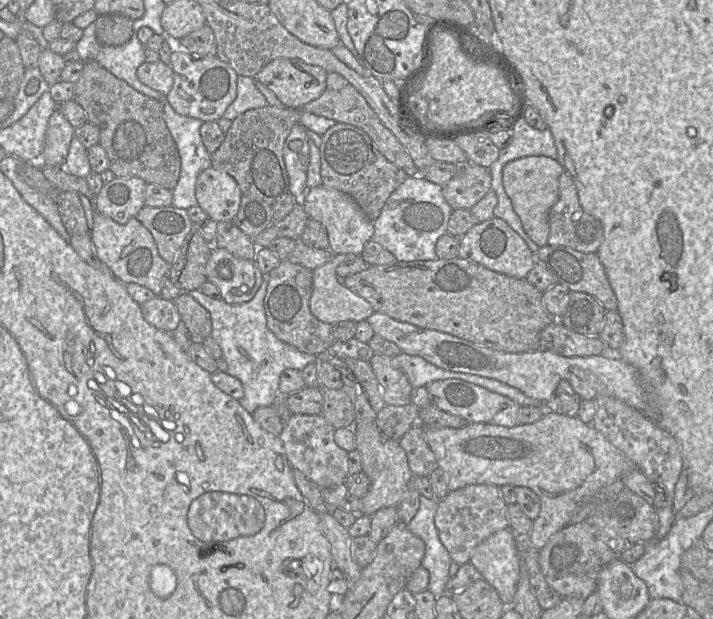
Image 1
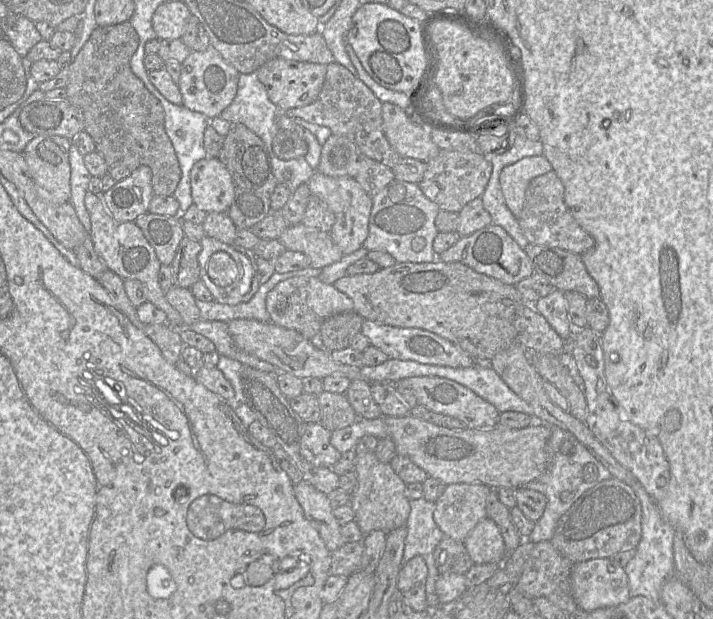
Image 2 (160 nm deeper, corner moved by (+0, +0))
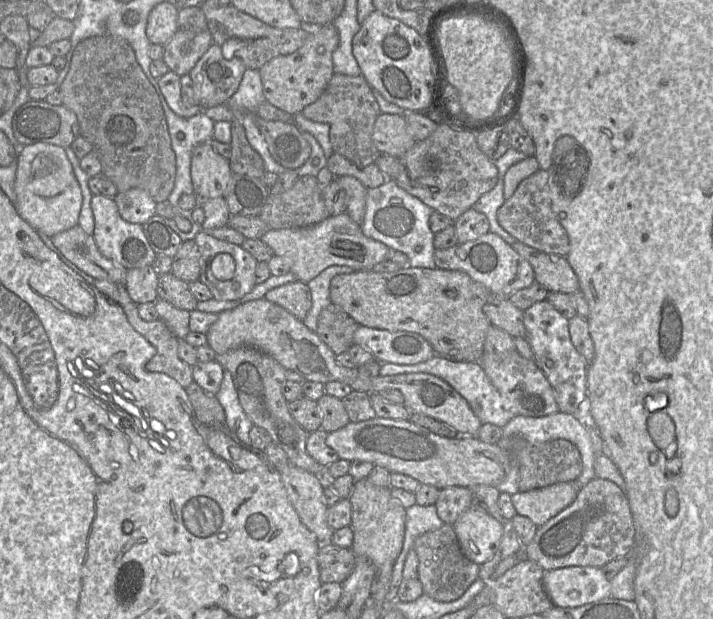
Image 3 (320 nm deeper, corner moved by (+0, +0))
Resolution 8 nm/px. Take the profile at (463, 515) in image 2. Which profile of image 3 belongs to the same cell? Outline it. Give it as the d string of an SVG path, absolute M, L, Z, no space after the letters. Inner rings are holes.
M459 486L444 488L435 506L438 517L445 524L453 525L463 512L473 506L471 489Z

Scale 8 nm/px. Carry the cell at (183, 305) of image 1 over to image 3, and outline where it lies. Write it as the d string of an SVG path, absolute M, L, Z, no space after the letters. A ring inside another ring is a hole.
M172 273L159 275L157 294L159 299L179 309L191 312L197 307L198 300L190 291L189 283L178 279Z

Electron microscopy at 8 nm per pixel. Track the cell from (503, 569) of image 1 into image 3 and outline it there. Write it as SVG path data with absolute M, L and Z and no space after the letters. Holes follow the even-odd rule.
M474 505L458 517L453 527L463 554L479 566L495 555L504 533L503 522Z

